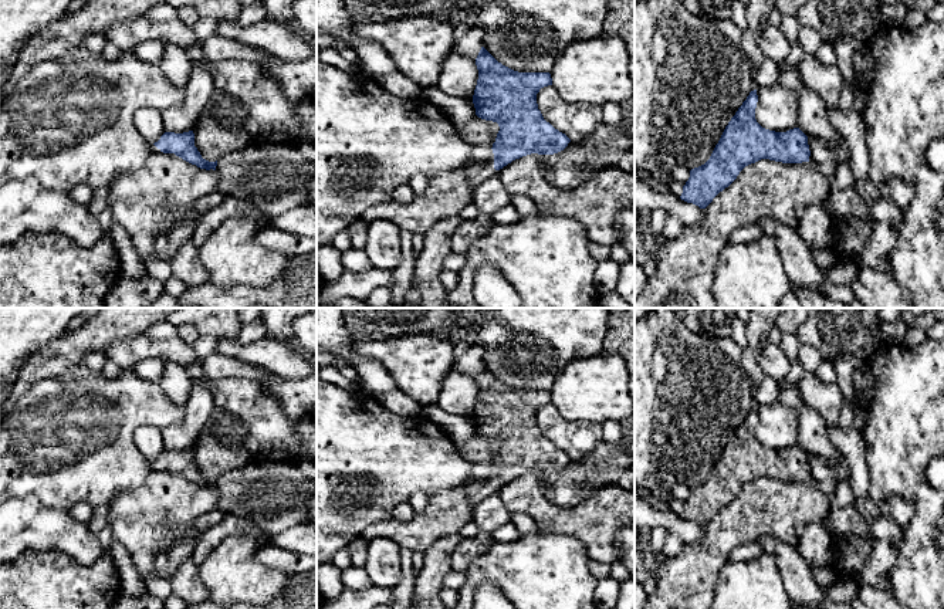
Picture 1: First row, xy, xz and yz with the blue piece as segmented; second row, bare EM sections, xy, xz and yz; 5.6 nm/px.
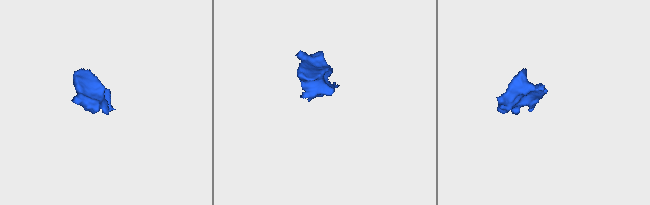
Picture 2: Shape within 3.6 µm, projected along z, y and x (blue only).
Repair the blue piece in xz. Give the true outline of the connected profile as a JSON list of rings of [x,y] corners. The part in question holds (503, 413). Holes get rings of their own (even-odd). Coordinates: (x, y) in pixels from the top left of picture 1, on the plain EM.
[[[484,365],[476,383],[476,433],[497,440],[500,449],[491,466],[494,481],[471,481],[464,487],[470,504],[477,505],[515,477],[531,471],[554,473],[568,464],[571,457],[544,437],[537,422],[539,407],[552,403],[549,390],[514,389],[498,380]]]

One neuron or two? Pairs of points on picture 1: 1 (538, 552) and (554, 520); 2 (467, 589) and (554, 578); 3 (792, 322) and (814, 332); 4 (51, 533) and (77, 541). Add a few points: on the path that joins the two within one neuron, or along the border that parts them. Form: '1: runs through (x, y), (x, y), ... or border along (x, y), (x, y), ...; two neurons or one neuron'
1: border along (540, 531), (574, 535), (579, 541); two neurons
2: runs through (487, 575), (533, 575); one neuron
3: border along (804, 322), (795, 334); two neurons
4: runs through (57, 533), (71, 538); one neuron

